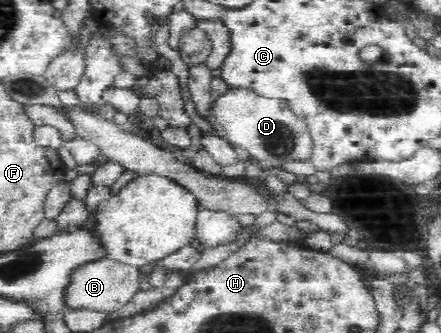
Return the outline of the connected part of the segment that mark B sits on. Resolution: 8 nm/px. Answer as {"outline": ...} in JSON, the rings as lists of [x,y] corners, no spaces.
{"outline":[[[111,258],[90,263],[79,269],[67,293],[67,309],[93,309],[107,315],[119,311],[140,291],[139,270],[135,266],[121,263]]]}

